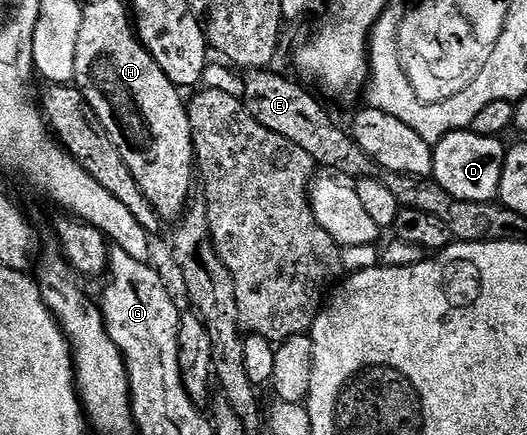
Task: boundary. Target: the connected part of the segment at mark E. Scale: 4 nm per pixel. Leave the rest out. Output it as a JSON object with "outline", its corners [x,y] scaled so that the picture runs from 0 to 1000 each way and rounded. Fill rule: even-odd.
{"outline":[[[482,156],[465,163],[459,175],[459,228],[467,253],[505,299],[520,299],[520,308],[535,308],[535,317],[558,326],[558,336],[581,345],[588,363],[598,368],[609,389],[639,386],[653,409],[698,409],[708,402],[706,368],[679,336],[679,326],[658,301],[638,287],[638,276],[607,241],[607,230],[592,211],[583,211],[569,193],[545,184],[539,175],[516,166],[509,156]]]}

